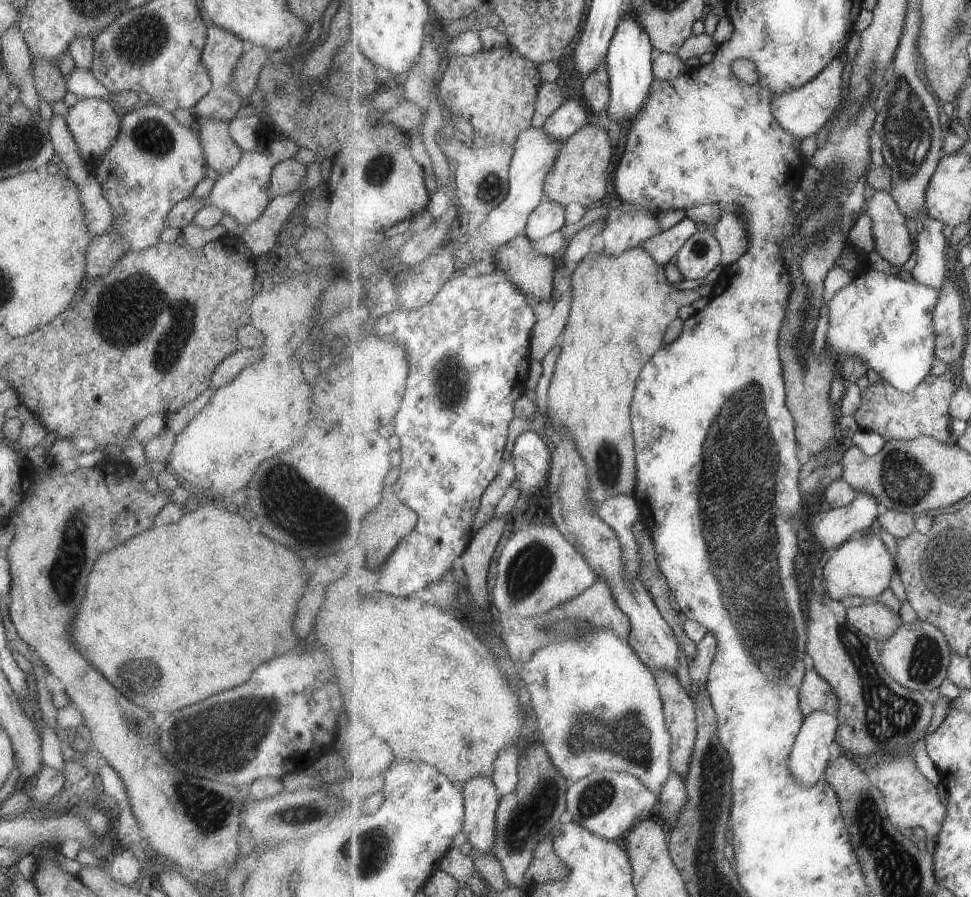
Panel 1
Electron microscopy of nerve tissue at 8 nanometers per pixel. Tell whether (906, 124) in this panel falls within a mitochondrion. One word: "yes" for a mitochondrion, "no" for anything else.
yes

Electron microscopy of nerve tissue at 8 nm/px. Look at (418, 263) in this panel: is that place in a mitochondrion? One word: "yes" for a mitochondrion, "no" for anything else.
no

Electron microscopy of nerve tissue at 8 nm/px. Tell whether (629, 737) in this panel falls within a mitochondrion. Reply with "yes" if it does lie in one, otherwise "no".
yes

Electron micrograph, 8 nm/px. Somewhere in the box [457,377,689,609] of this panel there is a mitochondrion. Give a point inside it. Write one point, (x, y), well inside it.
(609, 461)

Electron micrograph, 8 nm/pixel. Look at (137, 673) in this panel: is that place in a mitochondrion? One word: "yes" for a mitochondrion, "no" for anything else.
yes

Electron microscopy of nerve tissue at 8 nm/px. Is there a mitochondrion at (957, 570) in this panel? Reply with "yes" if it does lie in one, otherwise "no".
yes

